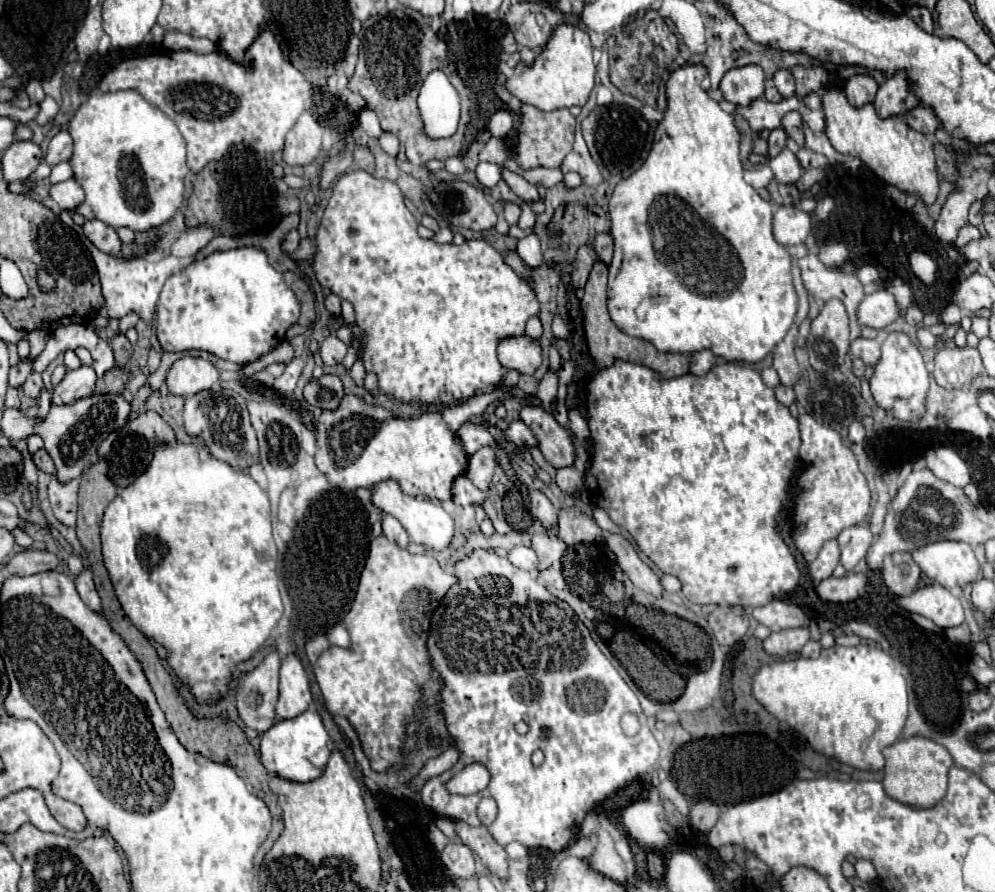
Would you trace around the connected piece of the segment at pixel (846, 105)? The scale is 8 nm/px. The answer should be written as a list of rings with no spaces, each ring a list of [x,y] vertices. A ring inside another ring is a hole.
[[[824,88],[822,108],[826,116],[826,136],[836,152],[860,158],[882,180],[894,184],[904,192],[914,192],[926,204],[932,204],[936,200],[938,176],[932,152],[932,138],[912,130],[904,116],[880,118],[872,102],[860,108],[852,106],[840,88]]]

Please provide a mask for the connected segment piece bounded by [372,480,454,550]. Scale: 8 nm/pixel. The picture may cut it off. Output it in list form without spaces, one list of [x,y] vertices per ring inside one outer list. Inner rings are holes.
[[[384,480],[384,482],[378,482],[376,486],[372,486],[372,504],[376,508],[380,508],[382,512],[392,514],[406,528],[410,540],[416,544],[424,544],[424,546],[430,546],[434,550],[442,550],[448,546],[448,542],[452,538],[454,522],[442,510],[442,506],[428,500],[428,498],[412,498],[412,496],[404,494],[400,484],[394,480]]]

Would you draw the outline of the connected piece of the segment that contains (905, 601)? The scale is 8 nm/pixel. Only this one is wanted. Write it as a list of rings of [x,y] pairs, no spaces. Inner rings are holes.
[[[928,584],[924,588],[918,588],[914,594],[898,598],[896,602],[904,610],[920,614],[940,628],[952,628],[964,622],[964,610],[958,596],[954,596],[940,584]]]

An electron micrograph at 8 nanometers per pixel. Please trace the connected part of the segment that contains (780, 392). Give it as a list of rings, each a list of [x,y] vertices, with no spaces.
[[[778,384],[776,386],[776,398],[778,398],[778,402],[782,402],[784,406],[790,406],[792,402],[794,402],[794,390],[792,390],[792,386],[784,386],[784,384]]]

